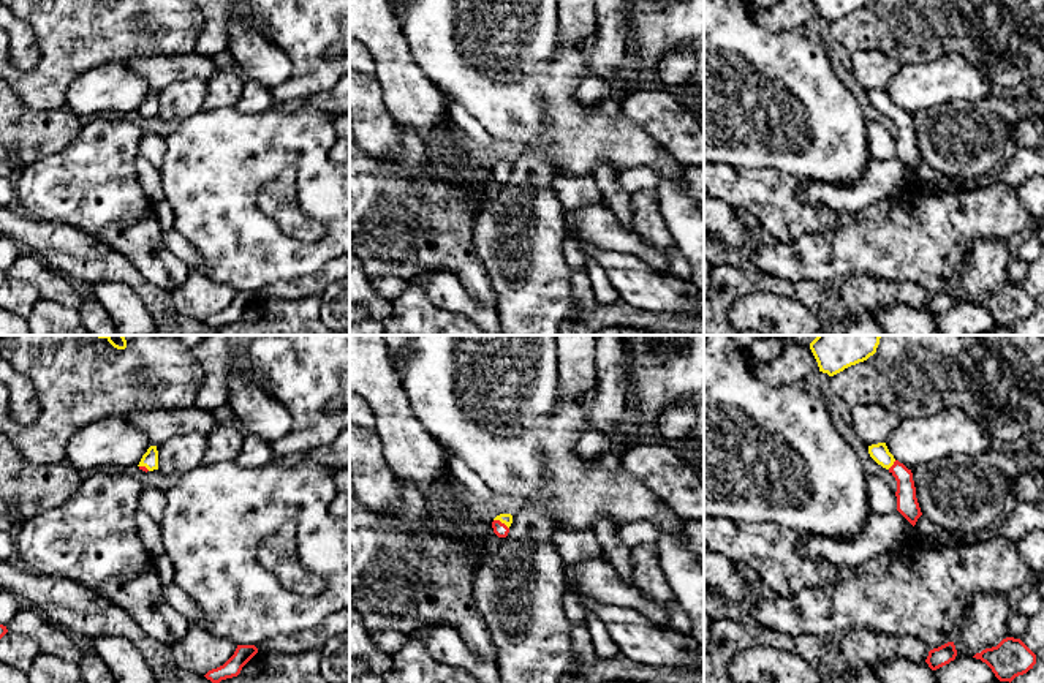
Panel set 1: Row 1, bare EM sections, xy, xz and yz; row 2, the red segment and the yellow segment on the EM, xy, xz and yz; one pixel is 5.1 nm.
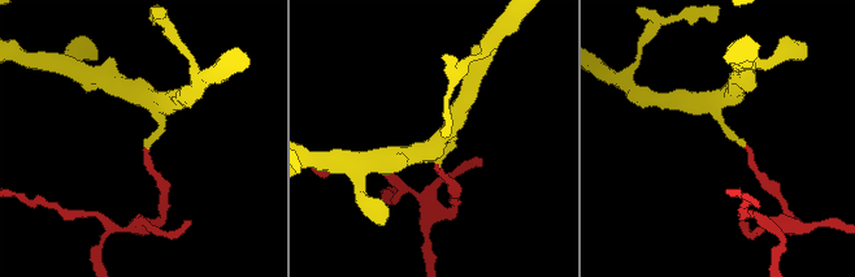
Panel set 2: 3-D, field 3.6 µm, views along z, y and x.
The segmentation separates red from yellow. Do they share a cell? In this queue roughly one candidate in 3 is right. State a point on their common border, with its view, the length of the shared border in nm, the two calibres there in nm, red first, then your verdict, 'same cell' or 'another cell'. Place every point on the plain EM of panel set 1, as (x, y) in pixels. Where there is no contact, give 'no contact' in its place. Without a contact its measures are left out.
contact xz (500, 168); length 90 nm; calibres 70 and 60 nm; same cell

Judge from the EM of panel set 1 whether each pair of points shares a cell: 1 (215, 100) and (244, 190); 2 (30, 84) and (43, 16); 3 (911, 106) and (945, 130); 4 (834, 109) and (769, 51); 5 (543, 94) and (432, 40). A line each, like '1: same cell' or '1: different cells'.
1: different cells
2: same cell
3: different cells
4: same cell
5: same cell

